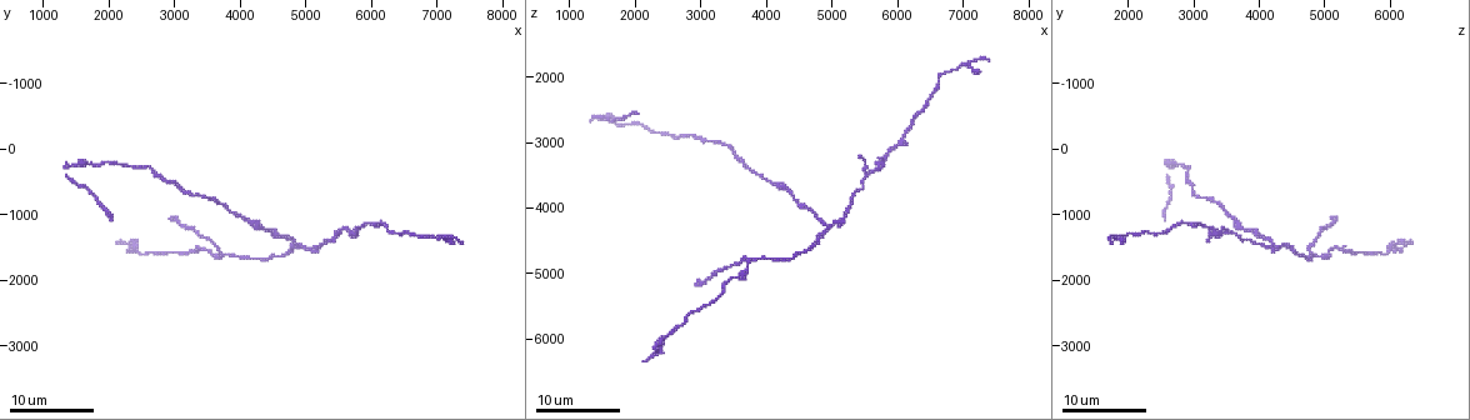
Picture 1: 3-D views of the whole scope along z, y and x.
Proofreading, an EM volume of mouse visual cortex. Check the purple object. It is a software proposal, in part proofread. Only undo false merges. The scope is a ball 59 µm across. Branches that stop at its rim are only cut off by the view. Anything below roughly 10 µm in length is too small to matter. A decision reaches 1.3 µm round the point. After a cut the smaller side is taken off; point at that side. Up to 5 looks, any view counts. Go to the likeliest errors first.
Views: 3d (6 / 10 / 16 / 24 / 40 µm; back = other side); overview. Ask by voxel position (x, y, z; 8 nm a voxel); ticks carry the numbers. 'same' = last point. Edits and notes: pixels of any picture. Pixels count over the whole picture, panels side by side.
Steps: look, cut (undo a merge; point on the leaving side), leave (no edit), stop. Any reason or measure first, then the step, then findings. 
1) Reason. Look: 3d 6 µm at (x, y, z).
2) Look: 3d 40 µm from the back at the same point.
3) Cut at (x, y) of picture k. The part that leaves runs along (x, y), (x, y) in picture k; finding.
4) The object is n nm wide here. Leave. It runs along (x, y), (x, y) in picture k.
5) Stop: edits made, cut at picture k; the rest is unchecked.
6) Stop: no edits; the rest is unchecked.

Two arms in line, one across. Look: 3d 24 µm at (3850, 1650, 4800).

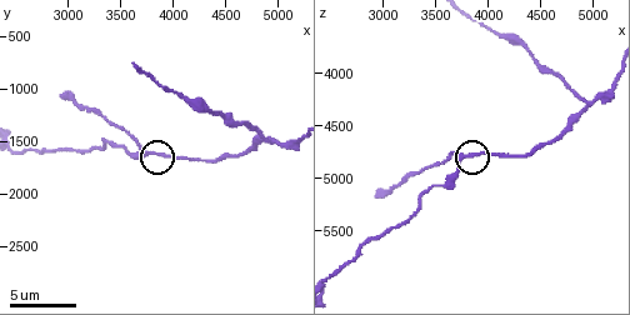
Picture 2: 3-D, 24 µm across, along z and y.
Look: 3d 10 µm at (3840, 1600, 4760).

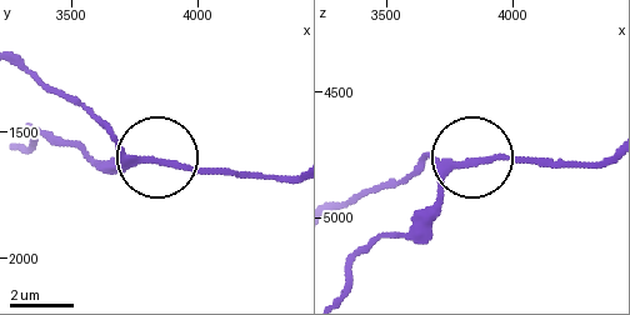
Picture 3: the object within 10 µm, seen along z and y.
3 arms meet here. Leave. It runs along (288, 175), (206, 175), (150, 159), (96, 166) in picture 3; all the same neuron.

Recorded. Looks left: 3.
Three arms meet. Look: 3d 16 µm at (4960, 1500, 4320).

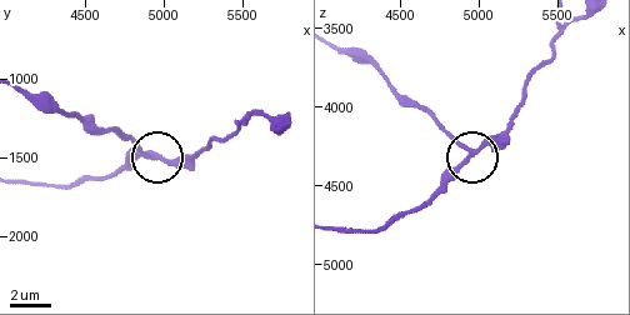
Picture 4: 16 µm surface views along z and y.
Other side. Look: 3d 16 µm from the back at (4960, 1480, 4300).

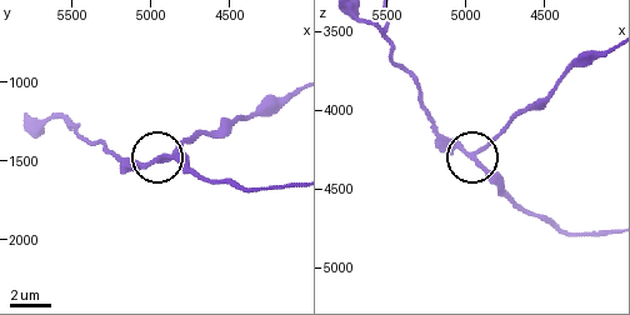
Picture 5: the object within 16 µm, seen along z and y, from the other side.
The object is 190 nm wide here. Cut at (493, 136) of picture 5. The part that leaves runs along (473, 155), (573, 70), (608, 54) in picture 5; two neurons meet here.

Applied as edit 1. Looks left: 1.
Stop: edits made, cut at picture 5; the rest is unchecked.

